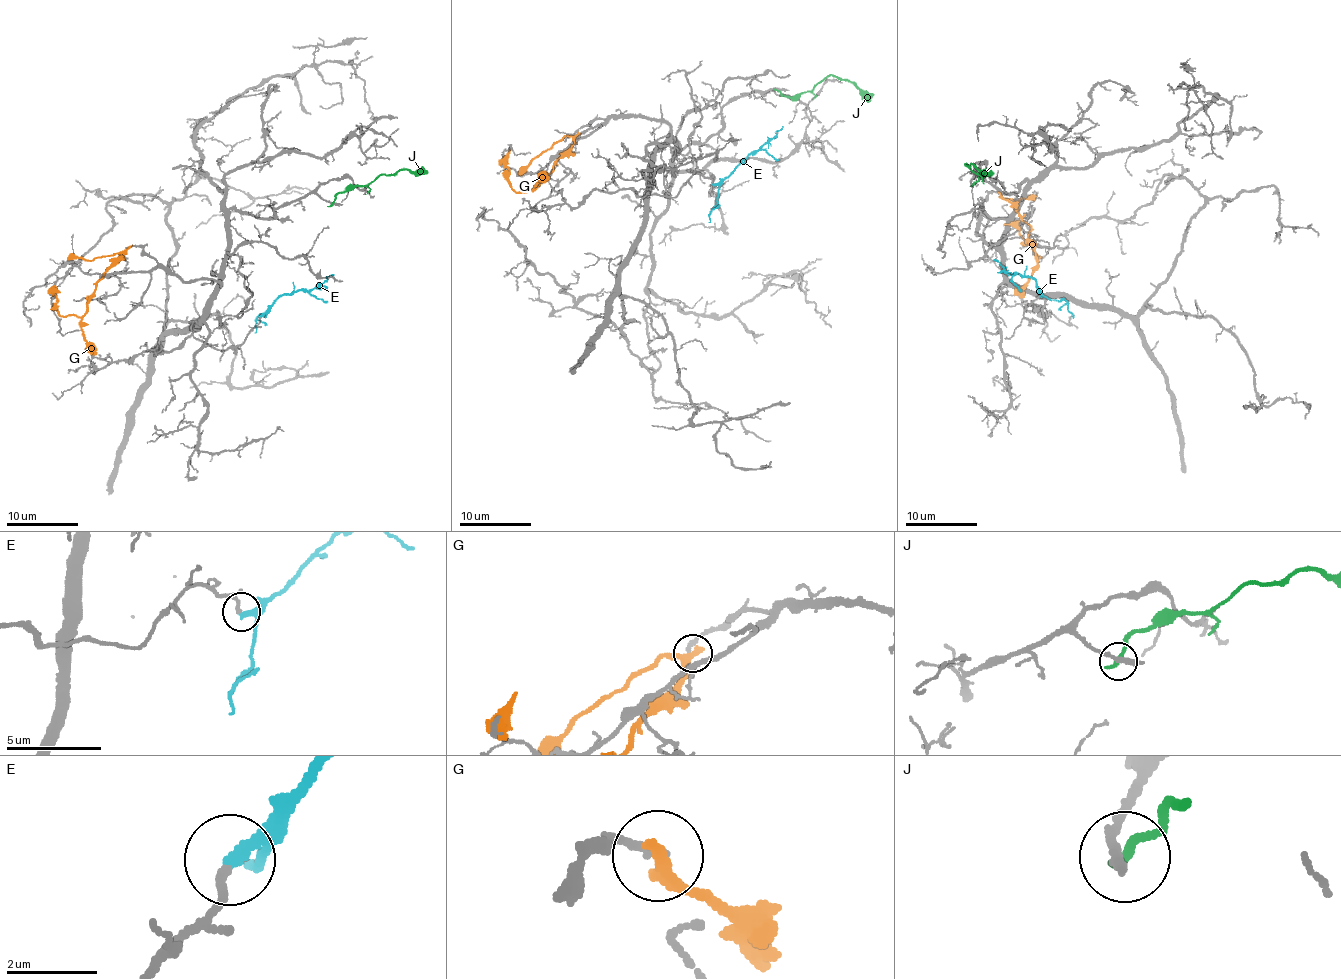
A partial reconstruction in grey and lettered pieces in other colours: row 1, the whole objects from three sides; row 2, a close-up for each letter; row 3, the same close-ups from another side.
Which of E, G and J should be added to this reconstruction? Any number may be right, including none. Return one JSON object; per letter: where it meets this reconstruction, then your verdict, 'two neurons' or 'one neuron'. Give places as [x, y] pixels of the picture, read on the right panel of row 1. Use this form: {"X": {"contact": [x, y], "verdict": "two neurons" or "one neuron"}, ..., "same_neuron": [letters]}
{"E": {"contact": [1039, 295], "verdict": "one neuron"}, "G": {"contact": [1000, 194], "verdict": "two neurons"}, "J": {"contact": [973, 185], "verdict": "two neurons"}, "same_neuron": ["E"]}

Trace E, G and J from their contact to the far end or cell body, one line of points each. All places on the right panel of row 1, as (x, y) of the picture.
E: (1040, 295), (1036, 282), (1017, 272), (1010, 275), (1000, 262), (993, 260)
G: (999, 194), (1029, 225), (1029, 242), (1038, 261), (1039, 257), (1023, 240), (1015, 226), (1003, 225)
J: (973, 185), (981, 175), (966, 164), (987, 174)

